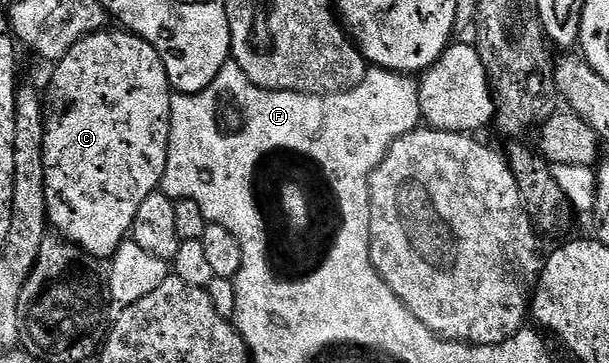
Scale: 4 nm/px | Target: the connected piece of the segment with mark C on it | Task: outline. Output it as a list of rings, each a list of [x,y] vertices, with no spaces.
[[[104,28],[94,34],[87,34],[69,52],[62,55],[54,63],[55,71],[51,74],[51,87],[45,90],[45,117],[43,119],[43,186],[45,188],[45,200],[47,201],[48,223],[57,225],[63,229],[63,234],[71,242],[76,242],[78,249],[92,259],[110,259],[116,248],[130,235],[131,225],[137,216],[137,208],[145,200],[145,196],[156,193],[160,189],[167,163],[167,141],[170,136],[170,100],[173,95],[173,87],[167,79],[165,64],[159,59],[159,53],[136,34],[132,34],[123,28],[111,30]]]

